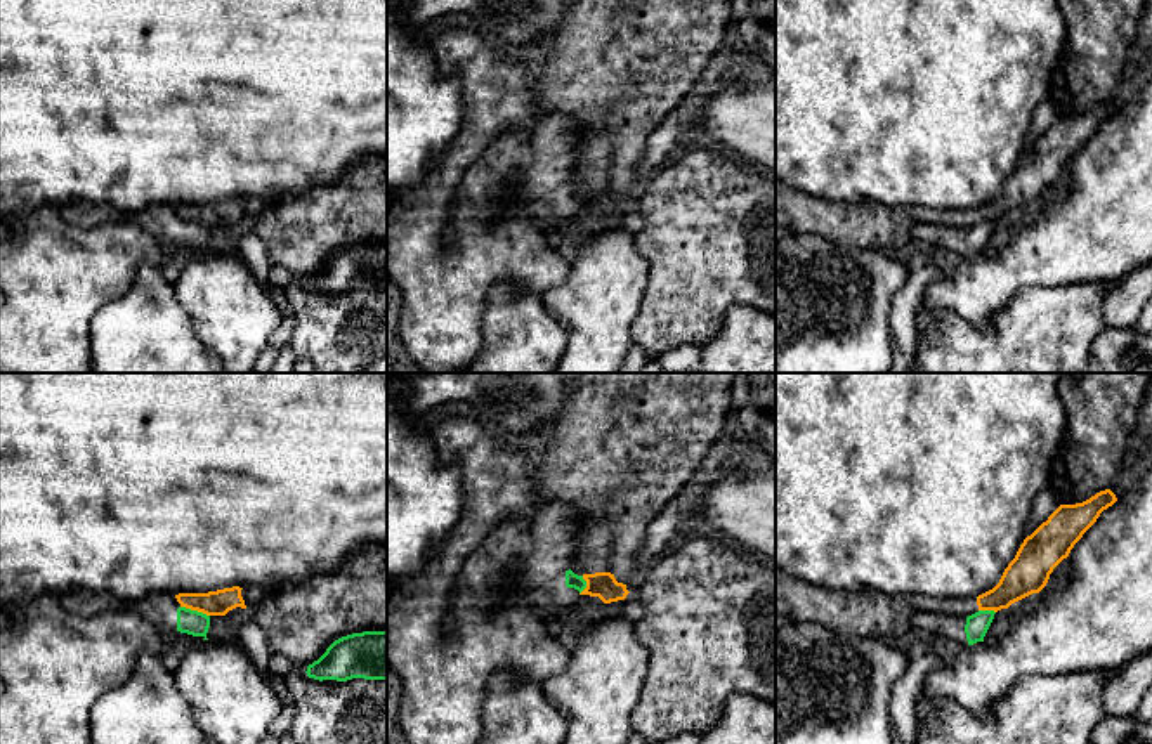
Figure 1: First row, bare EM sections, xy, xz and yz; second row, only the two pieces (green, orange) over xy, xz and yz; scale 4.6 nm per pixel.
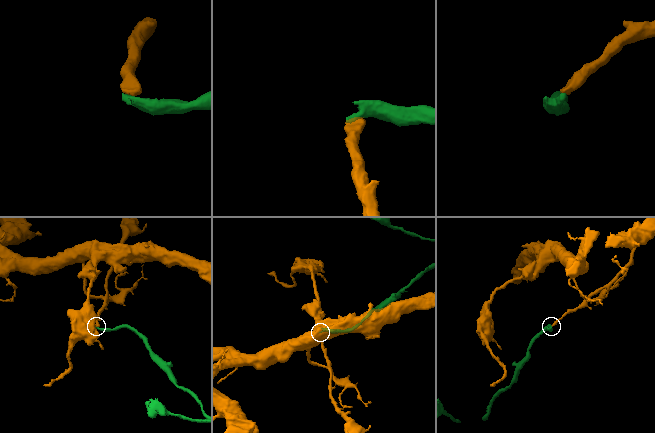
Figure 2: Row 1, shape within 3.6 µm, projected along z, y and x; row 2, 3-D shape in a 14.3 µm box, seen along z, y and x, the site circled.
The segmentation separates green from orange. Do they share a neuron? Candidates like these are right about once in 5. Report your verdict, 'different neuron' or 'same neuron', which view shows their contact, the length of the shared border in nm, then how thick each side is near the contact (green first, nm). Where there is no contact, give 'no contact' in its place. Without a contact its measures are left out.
different neuron; contact in xy; length 140 nm; calibres 120 and 120 nm

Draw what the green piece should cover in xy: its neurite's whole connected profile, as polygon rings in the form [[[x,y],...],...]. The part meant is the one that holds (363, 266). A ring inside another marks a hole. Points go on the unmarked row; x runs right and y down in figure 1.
[[[363,243],[335,251],[305,284],[319,293],[387,291],[387,243]]]

